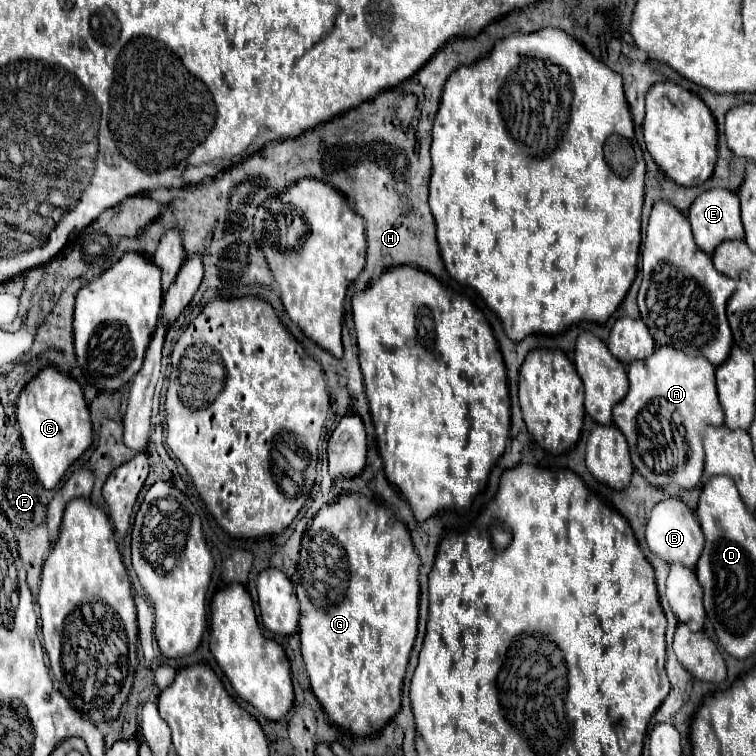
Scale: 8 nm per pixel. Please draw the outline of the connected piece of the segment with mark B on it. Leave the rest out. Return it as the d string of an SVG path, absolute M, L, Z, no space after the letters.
M668 497L658 505L654 505L652 515L648 519L648 527L646 527L646 541L648 541L648 547L666 563L678 561L690 569L696 567L696 561L704 547L704 535L694 517L694 511L688 509L680 497Z

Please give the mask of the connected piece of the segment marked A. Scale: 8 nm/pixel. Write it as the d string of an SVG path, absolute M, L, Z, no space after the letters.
M656 347L650 359L638 359L628 365L630 391L628 395L614 407L614 425L626 435L630 445L630 457L634 467L642 473L642 477L654 487L678 485L682 489L700 487L704 477L704 429L708 425L722 425L724 411L720 407L714 383L714 365L706 363L702 357L690 357L682 351L674 351L672 347Z

